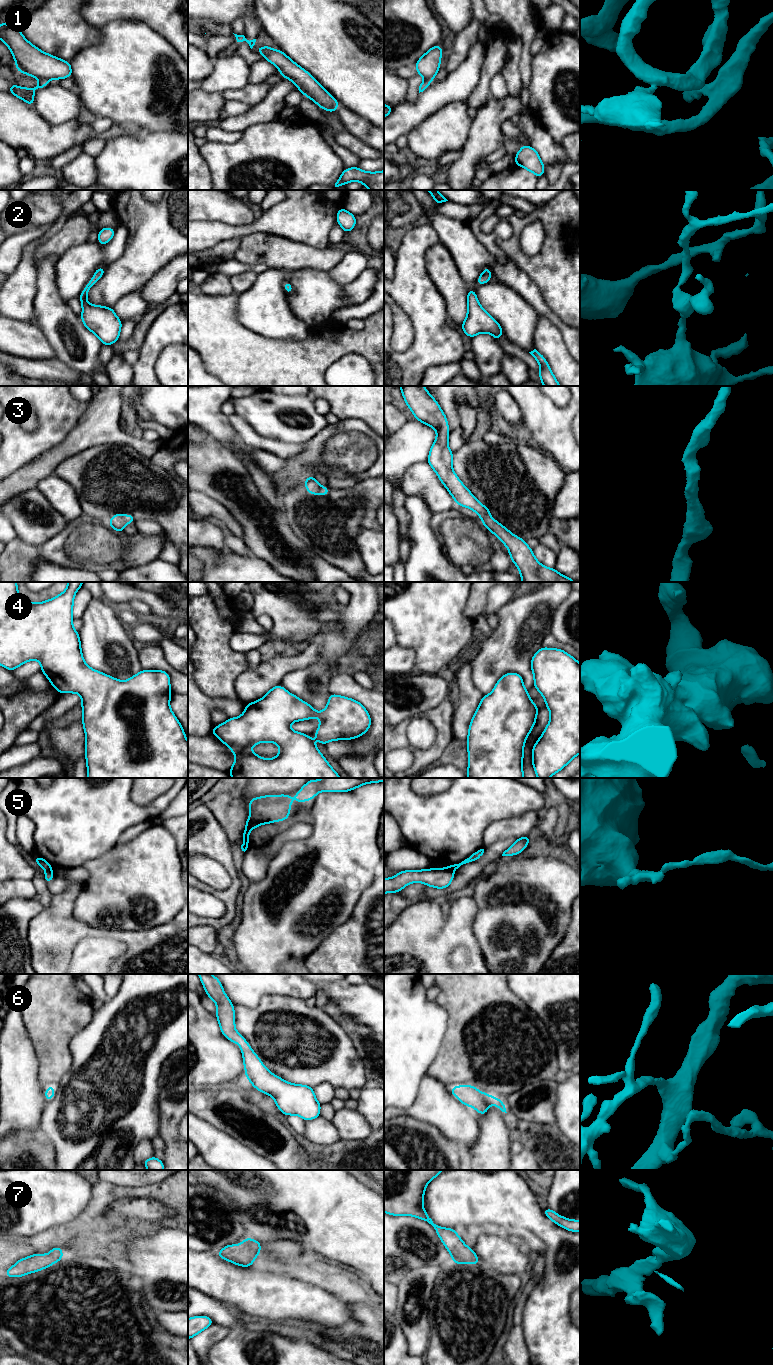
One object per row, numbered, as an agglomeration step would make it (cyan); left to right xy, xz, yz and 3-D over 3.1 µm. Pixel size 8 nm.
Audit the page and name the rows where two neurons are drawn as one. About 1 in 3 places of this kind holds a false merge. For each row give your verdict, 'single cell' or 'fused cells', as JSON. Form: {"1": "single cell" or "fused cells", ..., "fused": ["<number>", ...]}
{"1": "fused cells", "2": "single cell", "3": "single cell", "4": "single cell", "5": "fused cells", "6": "single cell", "7": "single cell", "fused": ["1", "5"]}

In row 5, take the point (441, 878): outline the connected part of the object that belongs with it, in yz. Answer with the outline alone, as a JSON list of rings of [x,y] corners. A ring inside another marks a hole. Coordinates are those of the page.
[[[432,868],[425,870],[405,870],[397,873],[392,878],[384,879],[384,894],[400,892],[406,885],[420,882],[433,888],[444,889],[454,878],[450,868]]]

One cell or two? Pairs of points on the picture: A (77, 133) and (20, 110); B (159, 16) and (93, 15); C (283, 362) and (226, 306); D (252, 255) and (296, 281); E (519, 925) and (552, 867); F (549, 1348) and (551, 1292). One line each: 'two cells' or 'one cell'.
A: one cell
B: one cell
C: one cell
D: two cells
E: one cell
F: one cell

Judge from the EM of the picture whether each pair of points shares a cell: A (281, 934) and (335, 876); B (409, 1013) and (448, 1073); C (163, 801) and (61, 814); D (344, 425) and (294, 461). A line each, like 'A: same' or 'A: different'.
A: same
B: different
C: same
D: same

